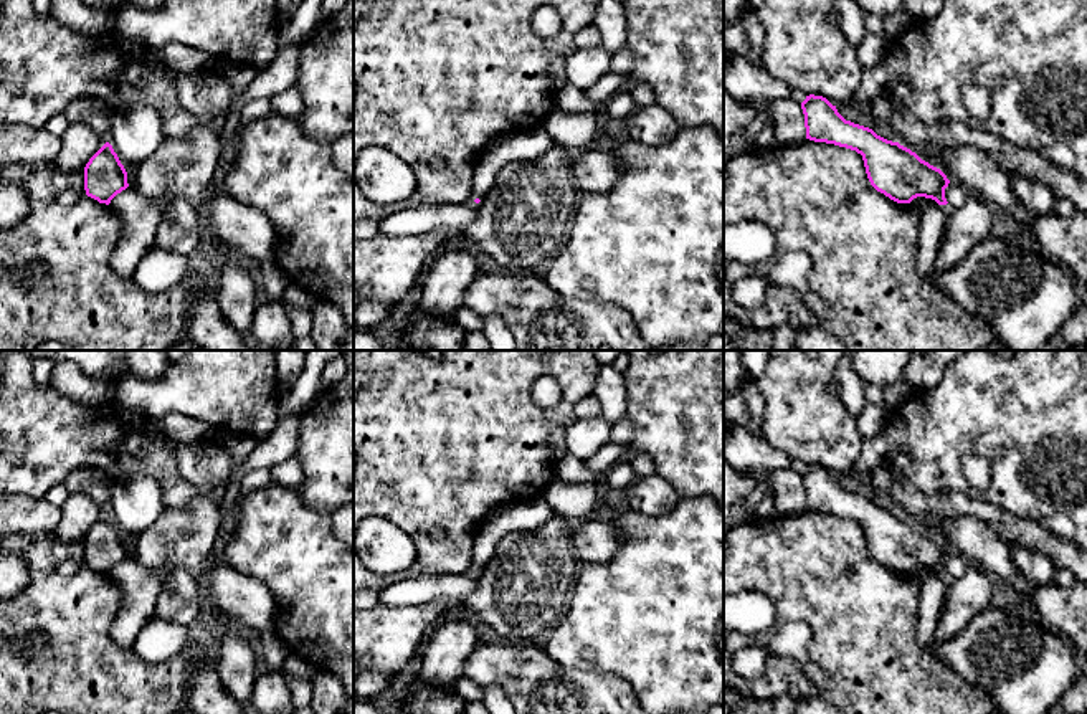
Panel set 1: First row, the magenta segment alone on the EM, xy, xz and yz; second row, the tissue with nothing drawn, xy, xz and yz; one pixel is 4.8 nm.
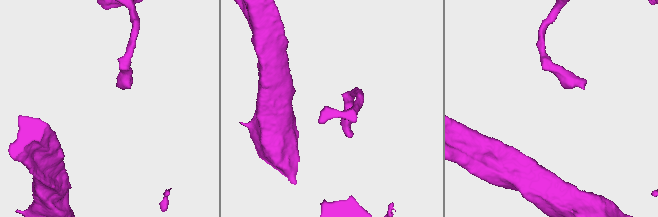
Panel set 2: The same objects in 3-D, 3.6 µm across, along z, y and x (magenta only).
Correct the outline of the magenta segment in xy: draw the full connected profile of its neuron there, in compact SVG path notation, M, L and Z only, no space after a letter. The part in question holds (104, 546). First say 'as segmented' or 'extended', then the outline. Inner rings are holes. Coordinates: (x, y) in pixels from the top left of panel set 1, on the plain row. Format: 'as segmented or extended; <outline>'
as segmented; M106 512L84 537L86 565L109 575L127 557L127 542L112 516Z

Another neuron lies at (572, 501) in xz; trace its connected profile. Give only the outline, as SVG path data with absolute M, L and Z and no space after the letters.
M555 479L545 491L545 501L555 514L570 522L585 519L603 499L595 483L562 483Z

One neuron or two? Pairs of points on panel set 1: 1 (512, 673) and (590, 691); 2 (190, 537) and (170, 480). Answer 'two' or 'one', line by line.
1: one
2: two

